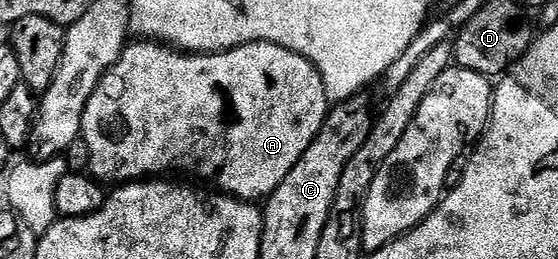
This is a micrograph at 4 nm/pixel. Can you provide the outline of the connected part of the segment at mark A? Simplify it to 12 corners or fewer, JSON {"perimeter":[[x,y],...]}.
{"perimeter":[[147,38],[80,127],[91,175],[278,190],[330,101],[263,40]]}

